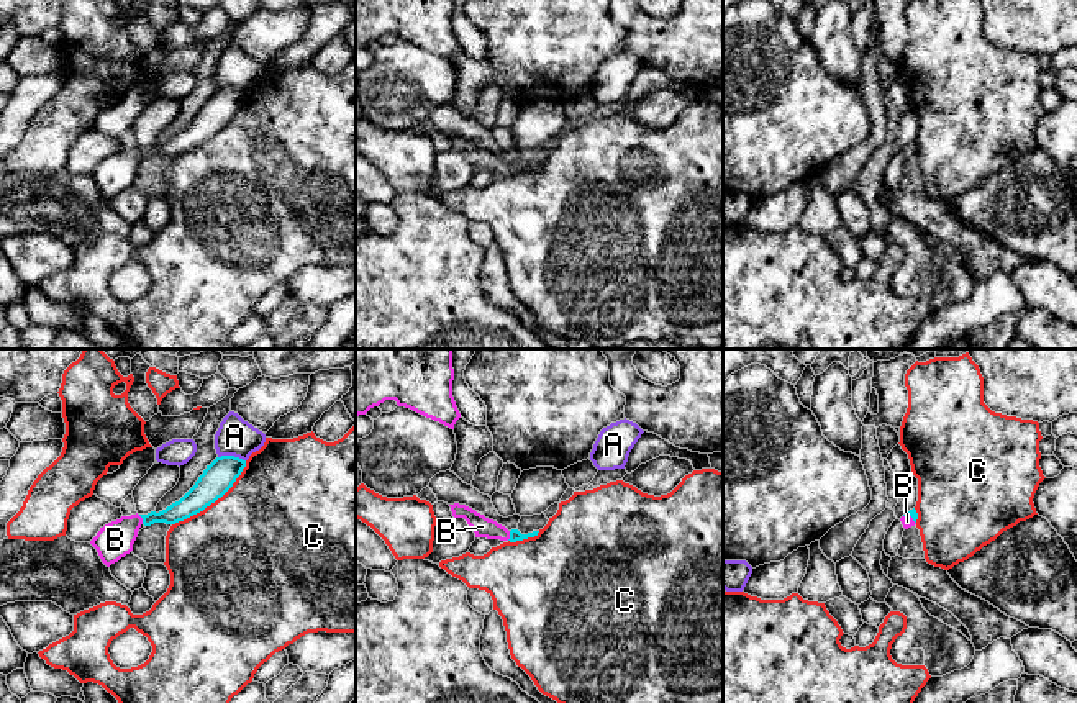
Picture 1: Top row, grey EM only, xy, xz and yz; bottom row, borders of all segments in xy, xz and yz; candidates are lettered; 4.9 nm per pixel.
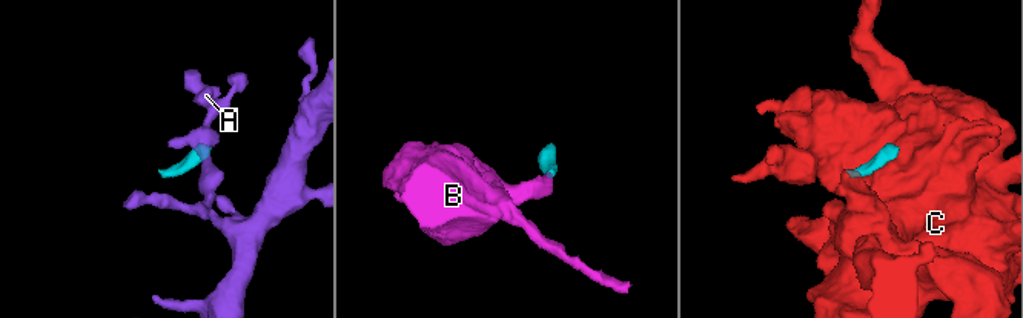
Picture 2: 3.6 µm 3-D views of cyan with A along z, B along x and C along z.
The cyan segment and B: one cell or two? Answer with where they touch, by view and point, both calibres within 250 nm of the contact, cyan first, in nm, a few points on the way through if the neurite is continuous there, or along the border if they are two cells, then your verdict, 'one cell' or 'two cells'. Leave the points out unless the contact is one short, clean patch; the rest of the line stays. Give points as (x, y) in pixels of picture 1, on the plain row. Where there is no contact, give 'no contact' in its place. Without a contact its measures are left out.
contact xy (143, 153); calibres 110 and 180 nm; way xy (190, 136), (169, 149), (143, 153), (115, 172); one cell

